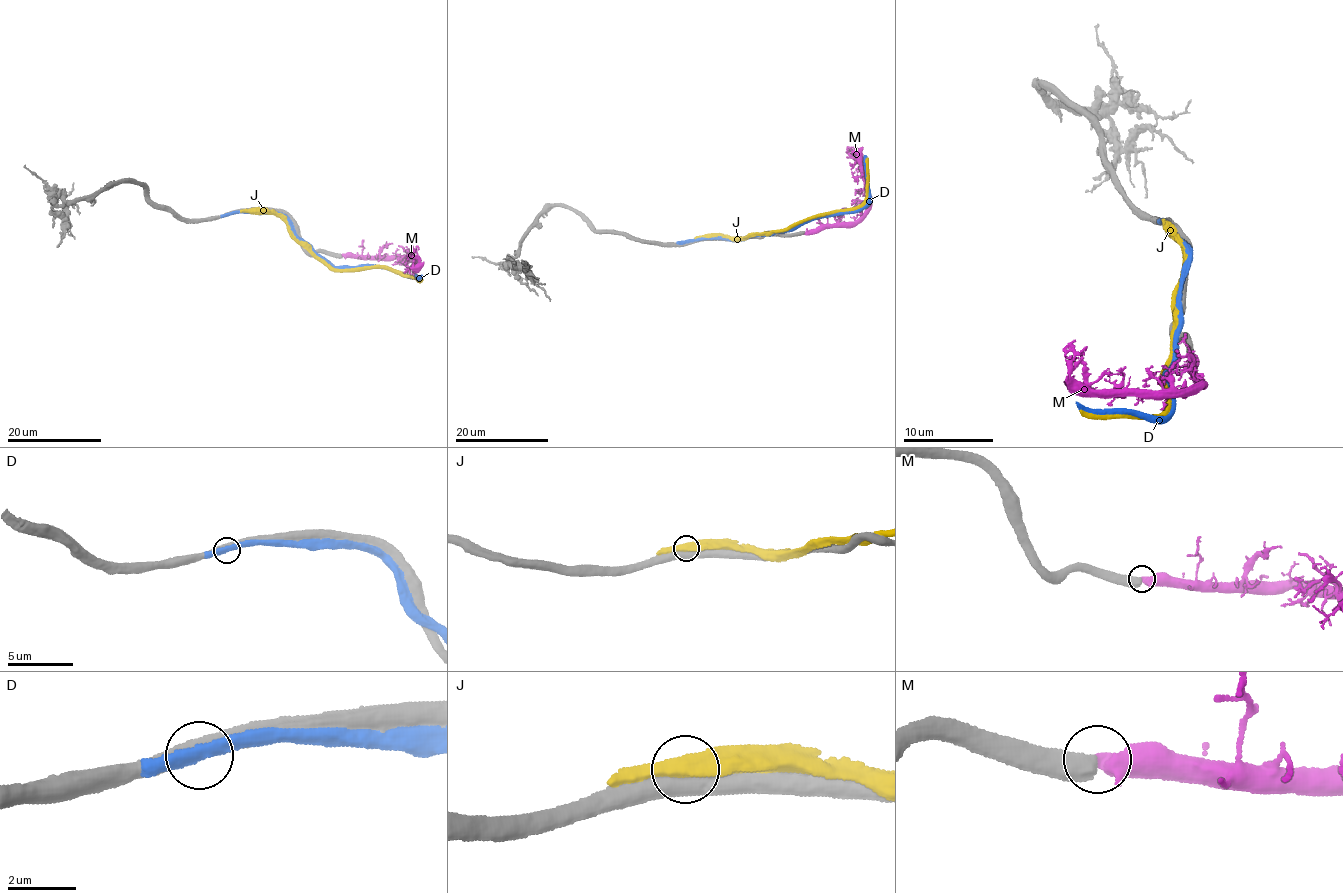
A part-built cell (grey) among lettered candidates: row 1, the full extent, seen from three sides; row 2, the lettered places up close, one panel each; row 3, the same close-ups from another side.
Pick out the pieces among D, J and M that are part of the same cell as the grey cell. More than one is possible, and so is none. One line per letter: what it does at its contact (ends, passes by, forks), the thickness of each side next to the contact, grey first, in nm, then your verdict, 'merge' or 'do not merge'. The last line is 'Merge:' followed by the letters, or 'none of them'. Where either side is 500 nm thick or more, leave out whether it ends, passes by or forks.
D: it passes by; calibres 480 and 400 nm; do not merge
J: calibres 550 and 600 nm; do not merge
M: calibres 500 and 400 nm; merge
Merge: M

